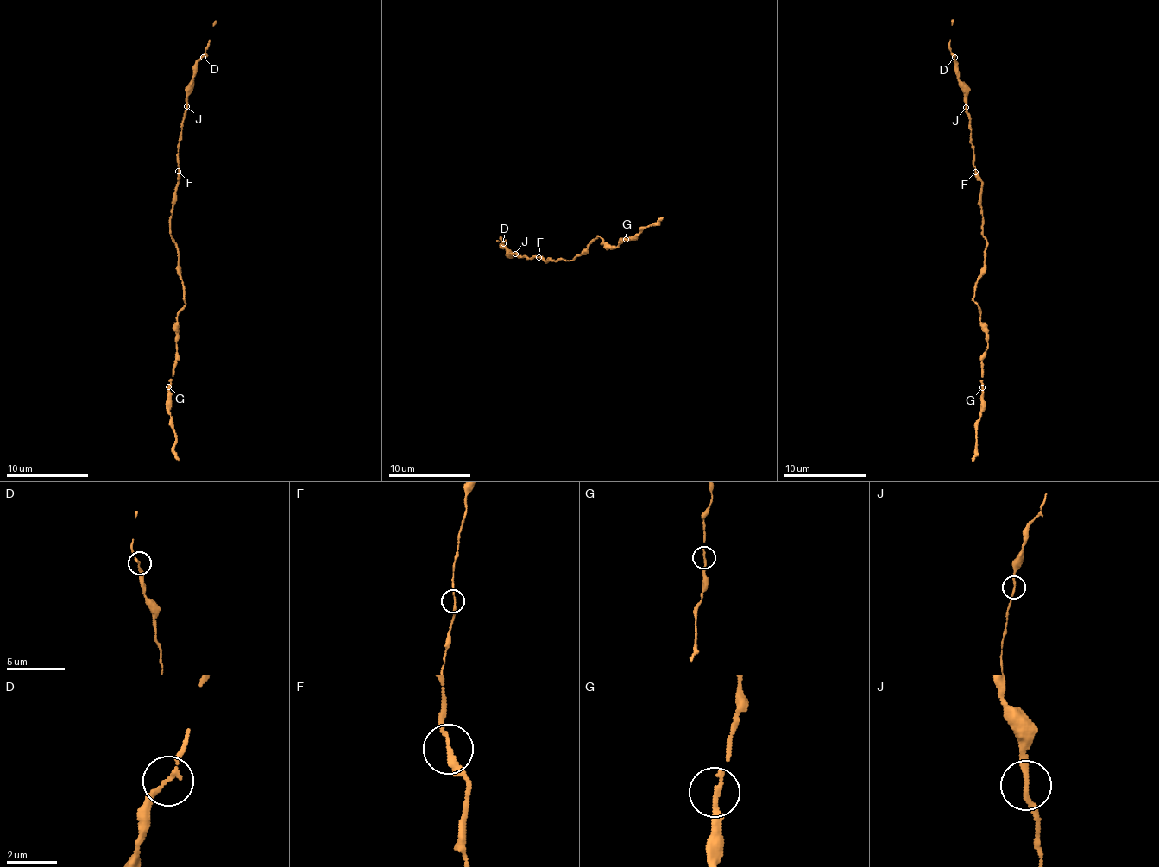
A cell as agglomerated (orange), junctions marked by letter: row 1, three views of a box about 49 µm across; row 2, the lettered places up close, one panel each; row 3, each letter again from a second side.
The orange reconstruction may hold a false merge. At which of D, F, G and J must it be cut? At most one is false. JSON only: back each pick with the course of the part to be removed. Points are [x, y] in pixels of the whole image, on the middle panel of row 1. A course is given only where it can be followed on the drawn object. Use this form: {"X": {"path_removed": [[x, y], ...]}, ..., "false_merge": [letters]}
{"false_merge": []}

